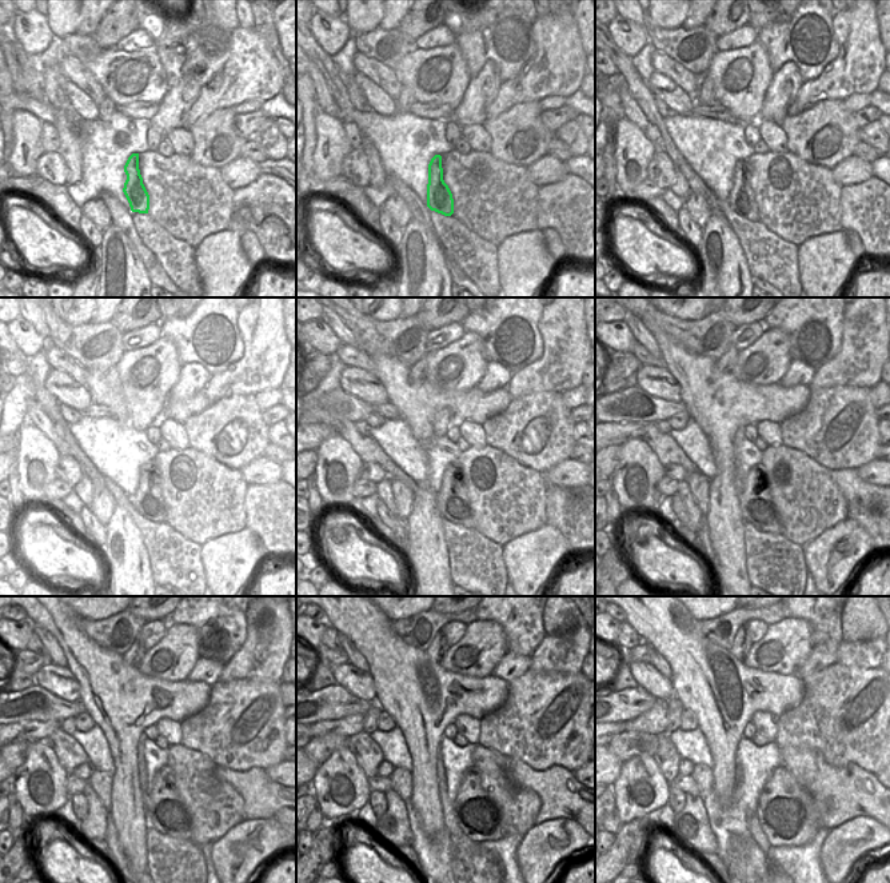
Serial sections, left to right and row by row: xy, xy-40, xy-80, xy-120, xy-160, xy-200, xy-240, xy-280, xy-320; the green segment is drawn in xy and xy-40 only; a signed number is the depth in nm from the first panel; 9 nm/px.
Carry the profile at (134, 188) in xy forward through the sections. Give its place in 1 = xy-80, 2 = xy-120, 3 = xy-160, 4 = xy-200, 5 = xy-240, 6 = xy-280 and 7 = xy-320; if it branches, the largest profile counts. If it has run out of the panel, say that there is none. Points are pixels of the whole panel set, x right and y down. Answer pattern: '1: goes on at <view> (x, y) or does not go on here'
1: goes on at xy-80 (741, 199)
2: goes on at xy-120 (148, 500)
3: goes on at xy-160 (453, 503)
4: goes on at xy-200 (757, 507)
5: goes on at xy-240 (166, 810)
6: goes on at xy-280 (478, 815)
7: goes on at xy-320 (789, 816)

